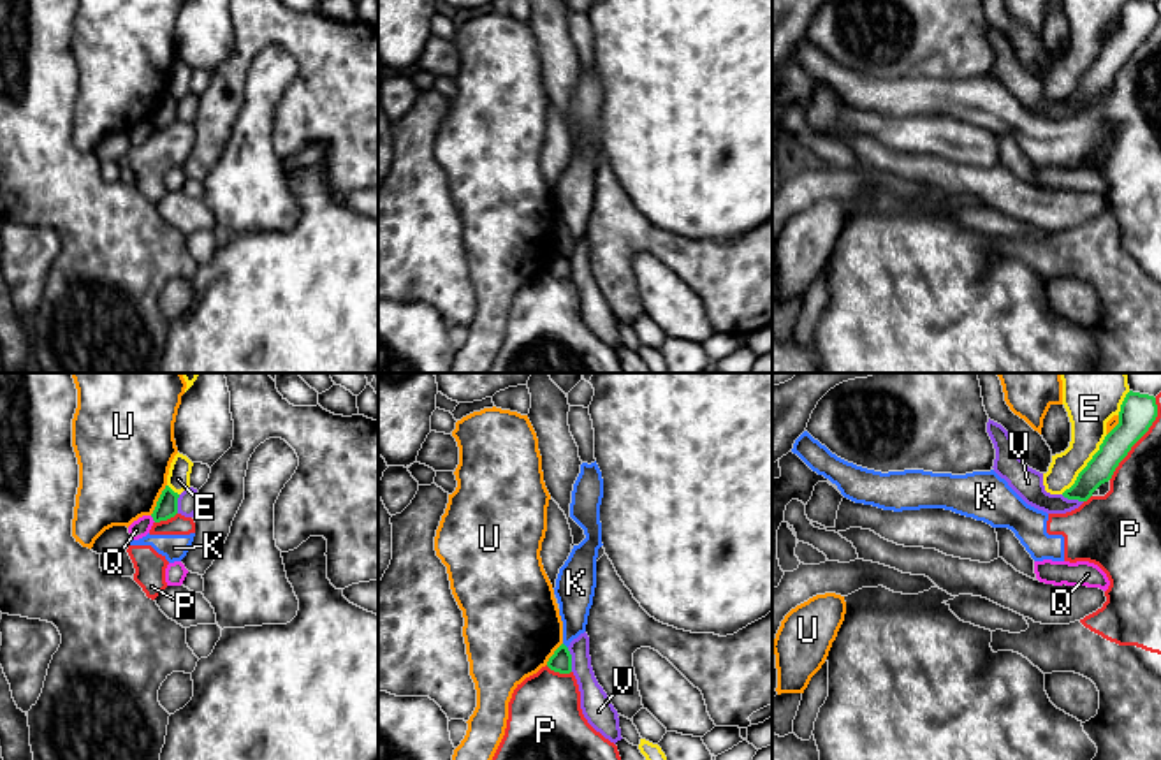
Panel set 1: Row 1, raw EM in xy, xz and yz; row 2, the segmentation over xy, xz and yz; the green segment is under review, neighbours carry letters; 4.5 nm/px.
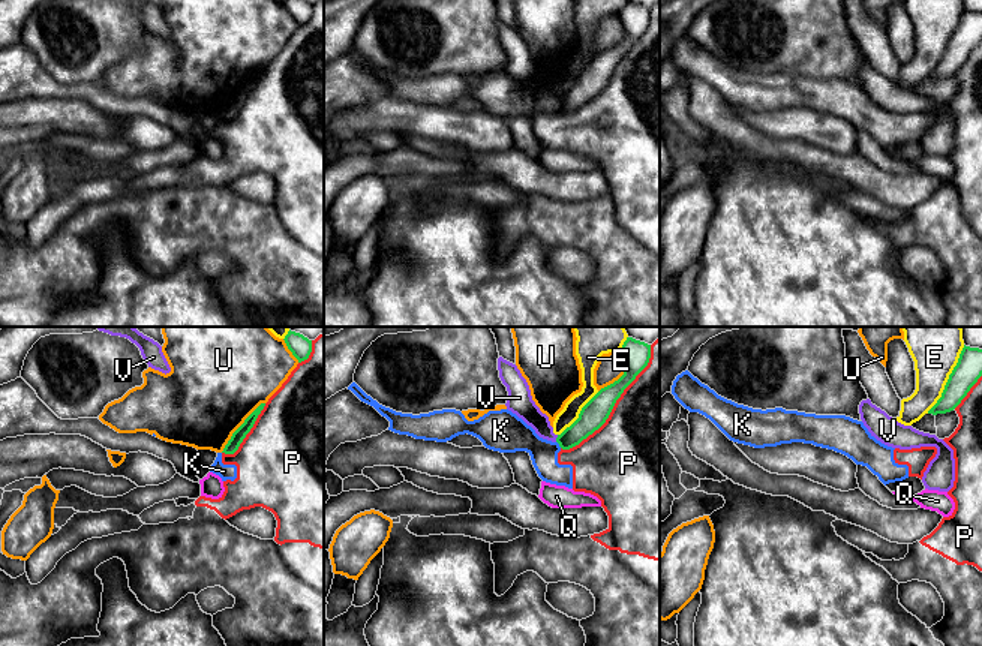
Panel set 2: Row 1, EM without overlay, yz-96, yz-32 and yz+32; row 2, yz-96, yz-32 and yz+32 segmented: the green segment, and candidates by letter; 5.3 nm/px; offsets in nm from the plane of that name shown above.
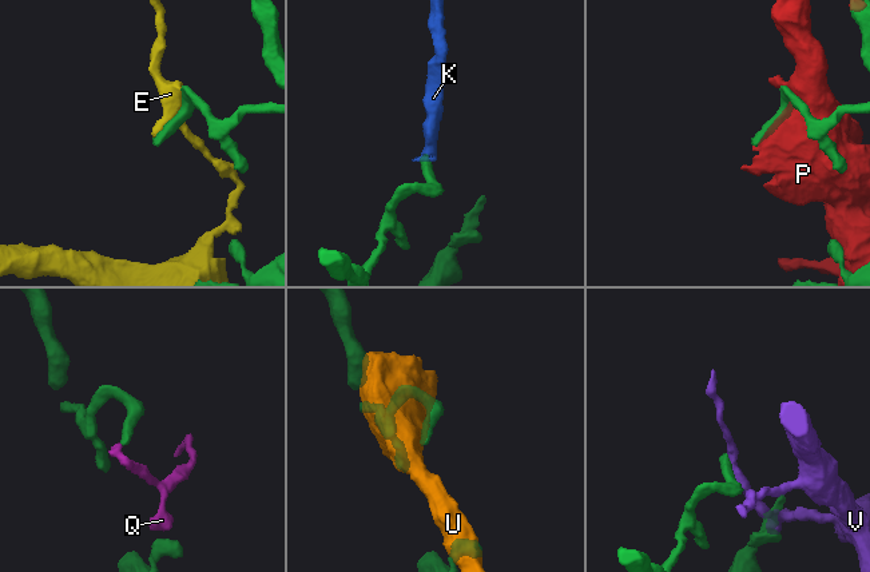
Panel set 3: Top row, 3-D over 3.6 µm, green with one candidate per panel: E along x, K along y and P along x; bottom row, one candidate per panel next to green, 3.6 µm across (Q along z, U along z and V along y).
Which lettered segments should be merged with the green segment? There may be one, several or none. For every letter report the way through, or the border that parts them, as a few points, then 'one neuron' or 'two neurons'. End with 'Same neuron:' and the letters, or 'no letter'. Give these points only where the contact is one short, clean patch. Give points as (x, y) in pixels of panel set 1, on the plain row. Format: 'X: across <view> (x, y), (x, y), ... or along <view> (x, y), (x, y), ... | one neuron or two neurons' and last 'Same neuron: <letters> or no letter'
E: two neurons
K: along xz (563, 248), (567, 254) | two neurons
P: two neurons
Q: along xy (150, 122), (155, 127) | two neurons
U: two neurons
V: two neurons
Same neuron: no letter

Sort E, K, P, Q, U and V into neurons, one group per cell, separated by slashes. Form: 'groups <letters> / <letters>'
groups E / K P / Q / U / V

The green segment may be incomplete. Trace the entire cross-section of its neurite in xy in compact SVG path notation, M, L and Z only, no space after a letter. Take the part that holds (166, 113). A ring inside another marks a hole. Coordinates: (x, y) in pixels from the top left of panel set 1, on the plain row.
M165 91L151 120L153 127L160 128L174 123L178 120L178 104L179 100L174 99L169 91Z

